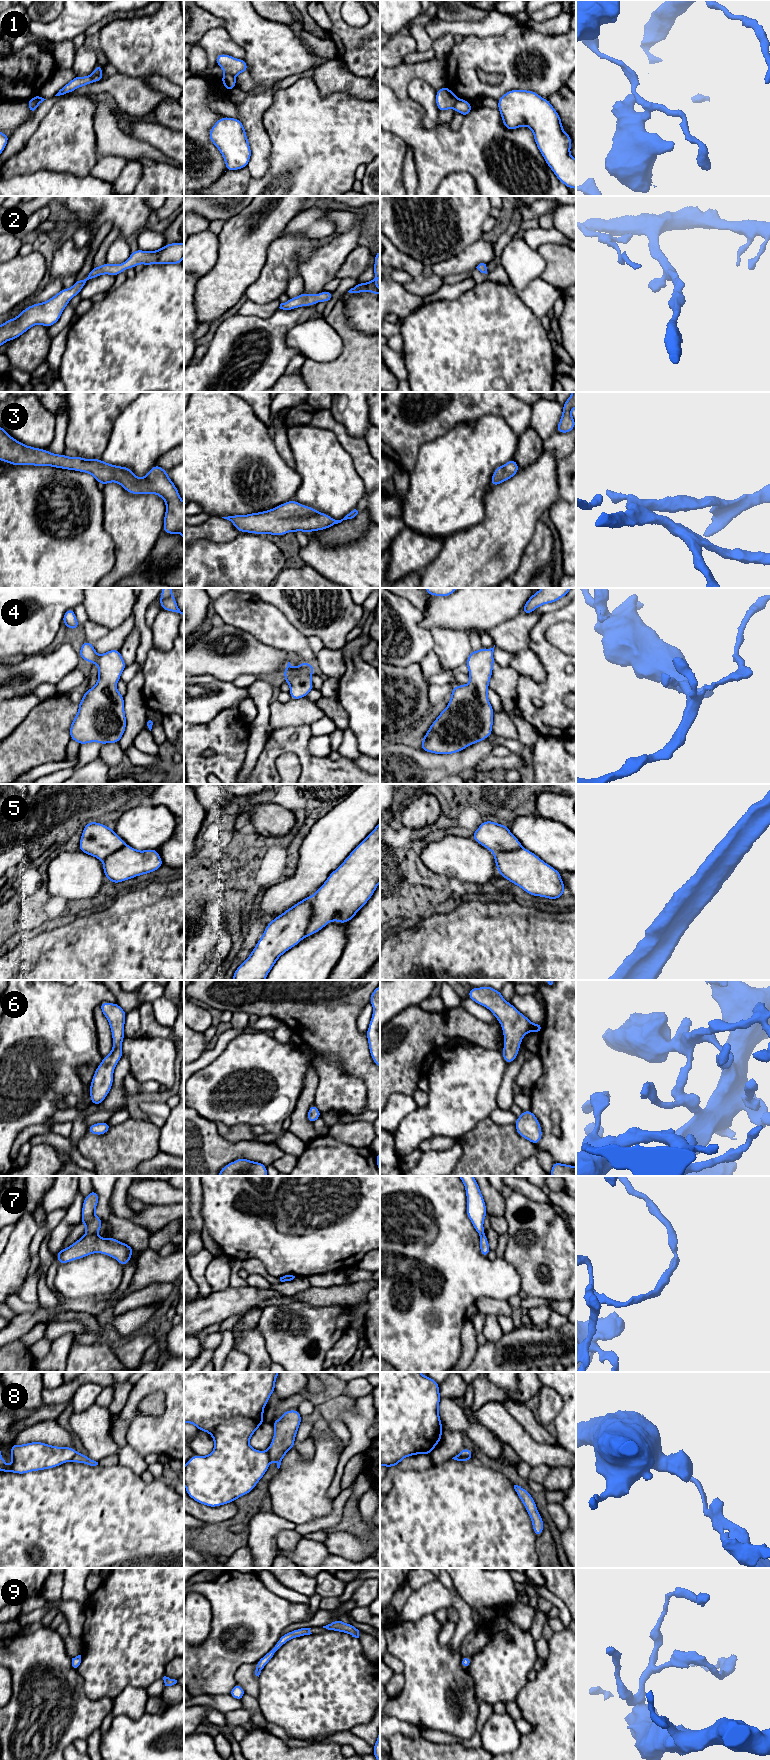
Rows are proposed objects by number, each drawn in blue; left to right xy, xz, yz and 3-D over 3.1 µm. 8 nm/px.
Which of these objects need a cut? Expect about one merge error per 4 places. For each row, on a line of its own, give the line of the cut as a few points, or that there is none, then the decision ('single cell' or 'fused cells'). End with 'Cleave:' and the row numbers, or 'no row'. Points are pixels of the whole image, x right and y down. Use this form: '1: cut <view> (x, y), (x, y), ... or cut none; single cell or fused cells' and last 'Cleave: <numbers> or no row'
1: cut xz (225, 73), (234, 76); fused cells
2: cut none; single cell
3: cut none; single cell
4: cut none; single cell
5: cut none; single cell
6: cut none; single cell
7: cut xy (86, 1233), (96, 1234); fused cells
8: cut xz (266, 1451), (270, 1461); fused cells
9: cut none; single cell
Cleave: 1, 7, 8

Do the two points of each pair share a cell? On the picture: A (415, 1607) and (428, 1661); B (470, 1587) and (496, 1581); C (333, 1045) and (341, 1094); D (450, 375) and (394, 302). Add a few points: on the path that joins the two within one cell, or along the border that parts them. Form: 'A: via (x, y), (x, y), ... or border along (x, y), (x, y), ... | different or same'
A: border along (433, 1612), (426, 1613), (415, 1621), (399, 1620) | different
B: via (476, 1587), (490, 1587) | same
C: border along (312, 1058), (332, 1055), (352, 1074) | different
D: border along (422, 303), (403, 320) | different

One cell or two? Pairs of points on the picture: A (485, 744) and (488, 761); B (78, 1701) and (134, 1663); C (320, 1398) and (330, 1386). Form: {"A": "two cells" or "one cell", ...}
{"A": "two cells", "B": "two cells", "C": "one cell"}

